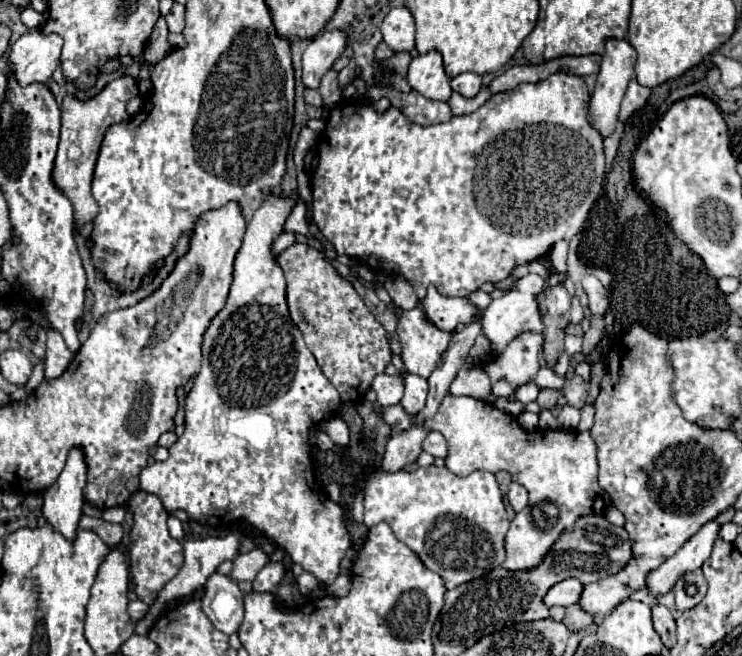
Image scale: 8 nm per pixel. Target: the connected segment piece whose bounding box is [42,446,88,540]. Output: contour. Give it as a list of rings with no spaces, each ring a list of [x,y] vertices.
[[[74,446],[68,452],[66,466],[60,472],[58,480],[44,490],[42,514],[68,540],[74,540],[78,520],[82,516],[82,490],[86,486],[86,470],[88,468],[84,462],[84,450]]]

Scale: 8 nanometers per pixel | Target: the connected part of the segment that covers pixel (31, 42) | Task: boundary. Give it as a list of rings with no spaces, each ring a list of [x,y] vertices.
[[[30,30],[20,36],[10,48],[10,70],[22,86],[32,82],[48,82],[60,64],[62,38],[58,34],[44,34]]]

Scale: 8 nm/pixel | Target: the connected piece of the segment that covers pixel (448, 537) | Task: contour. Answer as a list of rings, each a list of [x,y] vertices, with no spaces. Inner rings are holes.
[[[428,466],[418,468],[414,472],[372,472],[366,486],[366,500],[364,500],[364,524],[372,528],[378,522],[388,522],[394,536],[404,542],[410,550],[414,550],[426,568],[440,574],[446,588],[452,590],[464,582],[480,578],[496,568],[502,566],[506,552],[504,552],[504,536],[510,528],[510,520],[506,518],[502,492],[492,472],[472,472],[470,476],[456,476],[446,466]]]

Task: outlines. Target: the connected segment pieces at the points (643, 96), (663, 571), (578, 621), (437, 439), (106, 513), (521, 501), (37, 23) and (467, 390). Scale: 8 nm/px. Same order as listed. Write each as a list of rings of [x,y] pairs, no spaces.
[[[636,78],[630,80],[624,100],[622,100],[622,106],[620,106],[620,120],[628,120],[638,108],[642,108],[646,104],[648,96],[650,96],[650,88],[638,84]]]
[[[710,522],[702,526],[692,538],[688,538],[682,548],[666,558],[658,568],[650,570],[646,576],[646,588],[648,594],[654,598],[660,598],[662,594],[670,592],[674,588],[674,582],[684,576],[686,572],[698,570],[710,556],[712,544],[718,538],[718,524]]]
[[[572,604],[566,608],[564,624],[570,632],[580,632],[580,630],[588,628],[592,622],[594,622],[594,616],[590,616],[588,612],[582,612],[582,608],[578,608],[578,604]]]
[[[428,432],[422,442],[422,450],[436,456],[436,458],[444,458],[448,452],[448,446],[446,446],[446,440],[440,432]]]
[[[114,506],[114,508],[104,508],[102,510],[102,520],[104,522],[112,522],[112,524],[122,524],[126,514],[124,506]]]
[[[512,482],[510,488],[508,488],[508,500],[510,500],[510,504],[512,504],[512,508],[516,512],[524,510],[526,504],[528,504],[528,492],[526,492],[526,488],[520,486],[520,484],[516,484],[516,482]]]
[[[24,8],[22,10],[22,22],[28,26],[28,28],[40,28],[42,24],[44,24],[44,14],[40,14],[40,12],[36,12],[34,8]]]
[[[466,364],[450,384],[448,392],[452,396],[472,396],[484,400],[490,394],[490,380],[486,380],[486,374],[478,372],[474,364]]]

